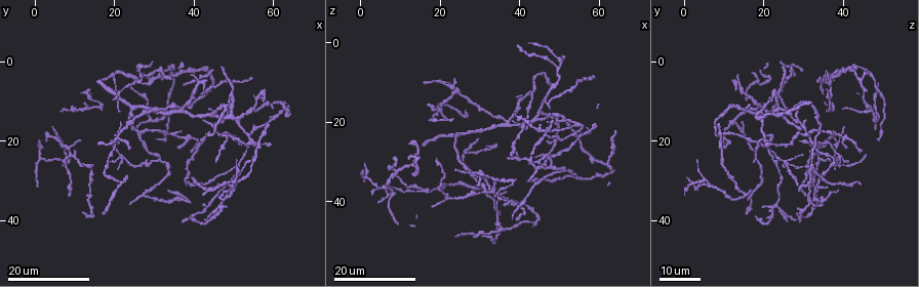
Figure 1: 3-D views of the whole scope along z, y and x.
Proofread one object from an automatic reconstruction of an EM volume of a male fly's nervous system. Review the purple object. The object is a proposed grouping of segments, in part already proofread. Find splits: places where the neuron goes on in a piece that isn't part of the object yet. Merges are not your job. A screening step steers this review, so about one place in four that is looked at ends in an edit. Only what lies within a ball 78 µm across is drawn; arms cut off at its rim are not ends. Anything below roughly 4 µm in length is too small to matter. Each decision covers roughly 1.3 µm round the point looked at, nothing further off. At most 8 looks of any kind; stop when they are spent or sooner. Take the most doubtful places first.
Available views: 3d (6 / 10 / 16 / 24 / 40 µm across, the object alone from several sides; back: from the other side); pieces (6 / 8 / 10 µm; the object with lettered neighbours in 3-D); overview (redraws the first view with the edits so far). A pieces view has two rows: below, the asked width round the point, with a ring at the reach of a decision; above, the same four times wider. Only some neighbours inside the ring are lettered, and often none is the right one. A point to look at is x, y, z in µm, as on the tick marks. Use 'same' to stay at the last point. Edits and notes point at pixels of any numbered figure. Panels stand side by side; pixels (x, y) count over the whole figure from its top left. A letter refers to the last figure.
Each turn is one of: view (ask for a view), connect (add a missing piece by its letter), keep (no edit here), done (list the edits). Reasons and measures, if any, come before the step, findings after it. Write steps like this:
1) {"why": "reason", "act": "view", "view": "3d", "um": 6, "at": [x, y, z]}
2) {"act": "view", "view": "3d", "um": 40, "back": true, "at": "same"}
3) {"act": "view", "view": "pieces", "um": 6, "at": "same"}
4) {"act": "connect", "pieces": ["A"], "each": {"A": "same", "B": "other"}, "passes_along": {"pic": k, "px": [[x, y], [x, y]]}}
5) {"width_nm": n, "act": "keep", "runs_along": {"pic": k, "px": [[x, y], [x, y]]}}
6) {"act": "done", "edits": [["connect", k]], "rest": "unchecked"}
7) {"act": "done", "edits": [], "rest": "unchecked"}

{"why": "an open end", "act": "view", "view": "3d", "um": 24, "at": [9.0, 23.0, 45.5]}

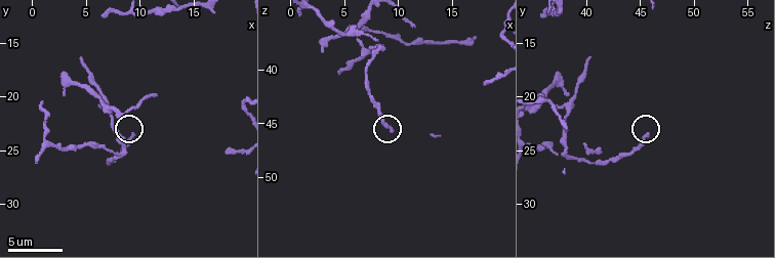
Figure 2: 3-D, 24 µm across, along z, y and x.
{"act": "view", "view": "3d", "um": 10, "at": [9.4, 23.6, 45.6]}

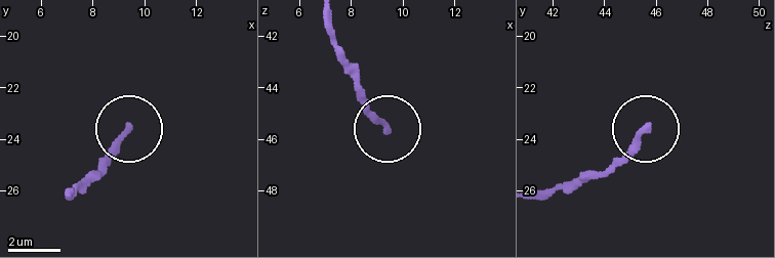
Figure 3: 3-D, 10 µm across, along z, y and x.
{"act": "view", "view": "pieces", "um": 6, "at": [9.4, 23.5, 45.5]}

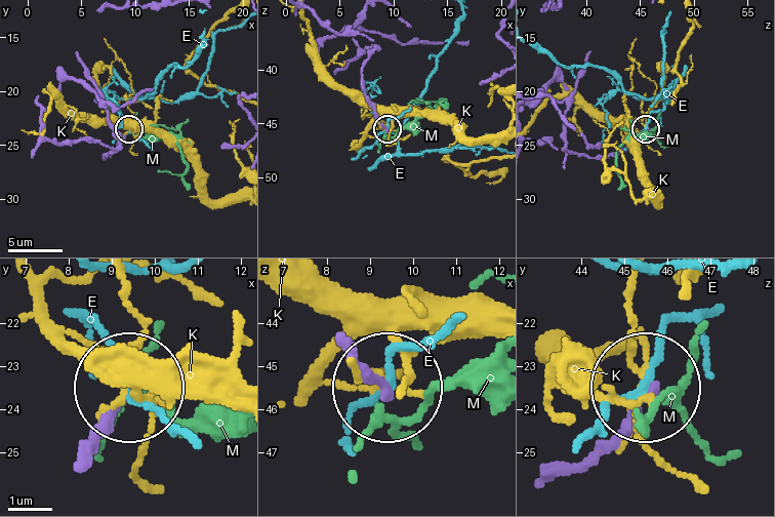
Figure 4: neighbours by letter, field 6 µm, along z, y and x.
{"act": "keep", "each": {"E": "other", "K": "other", "M": "other"}, "found": "no lettered piece goes on from it"}

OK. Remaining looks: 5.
{"why": "free end", "act": "view", "view": "3d", "um": 24, "at": [23.5, 22.0, 9.0]}

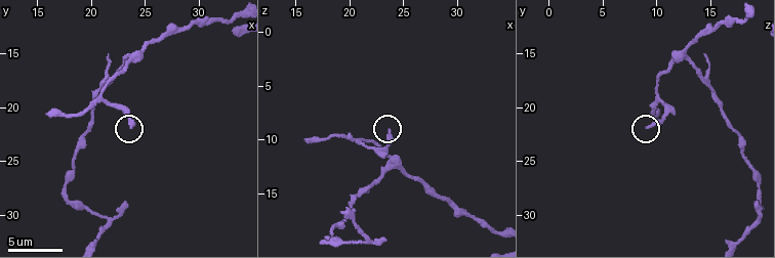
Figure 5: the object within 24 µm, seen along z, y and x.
{"why": "see the neighbours", "act": "view", "view": "pieces", "um": 8, "at": [23.8, 21.6, 9.2]}

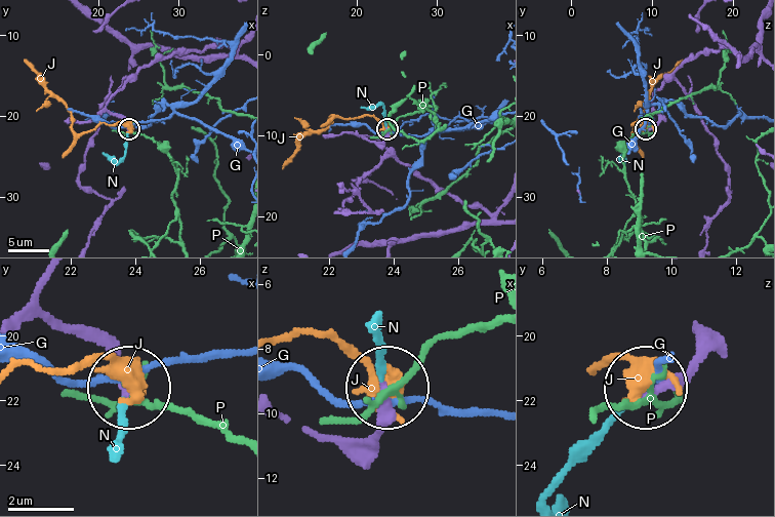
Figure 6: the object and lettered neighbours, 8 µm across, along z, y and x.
{"act": "connect", "pieces": ["N"], "each": {"G": "other", "J": "other", "N": "same", "P": "other"}, "passes_along": {"pic": 6, "px": [[340, 436], [354, 441], [376, 425], [379, 334]]}, "found": "it goes on there"}

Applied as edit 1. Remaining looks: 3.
{"act": "view", "view": "3d", "um": 24, "at": [36.0, 22.0, 41.0]}

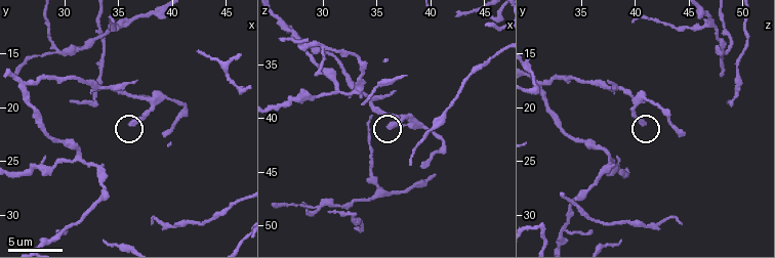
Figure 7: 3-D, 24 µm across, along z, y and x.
{"act": "view", "view": "pieces", "um": 10, "at": [36.0, 21.4, 41.0]}

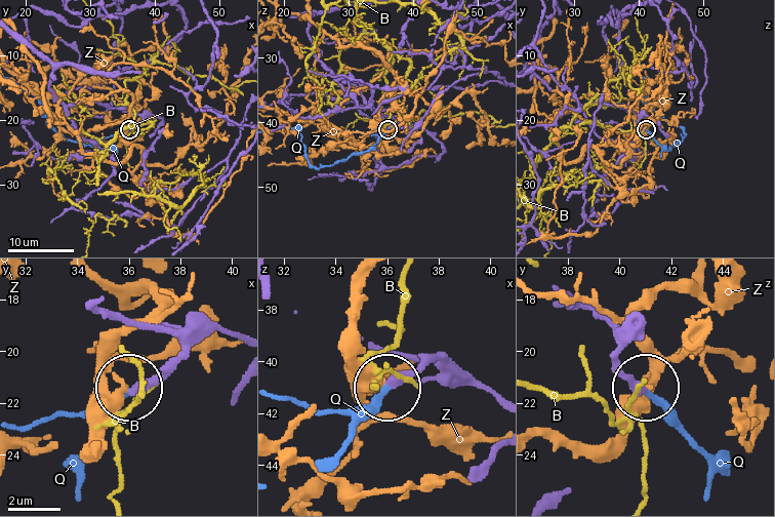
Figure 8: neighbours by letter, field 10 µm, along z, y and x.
{"act": "connect", "pieces": ["Q"], "each": {"B": "other", "Q": "same", "Z": "other"}, "passes_along": {"pic": 8, "px": [[388, 385], [343, 442]]}, "found": "it goes on there"}

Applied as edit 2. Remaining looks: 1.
{"why": "branch stops here", "act": "view", "view": "pieces", "um": 10, "at": [16.2, 20.4, 10.0]}

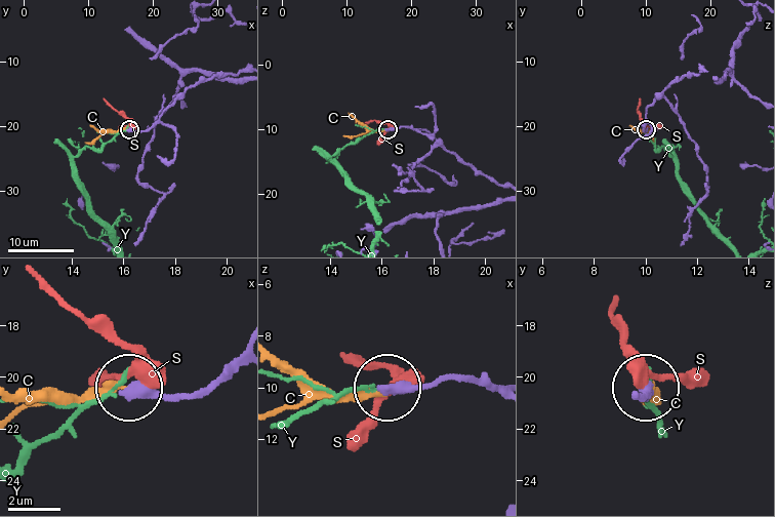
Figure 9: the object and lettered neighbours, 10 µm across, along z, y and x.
{"act": "connect", "pieces": ["C"], "each": {"C": "same", "S": "other", "Y": "other"}, "passes_along": {"pic": 9, "px": [[197, 390], [147, 396], [125, 387], [21, 407]]}, "found": "the neuron continues"}

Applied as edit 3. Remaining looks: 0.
{"act": "done", "edits": [["connect", 6], ["connect", 8], ["connect", 9]], "rest": "unchecked"}

